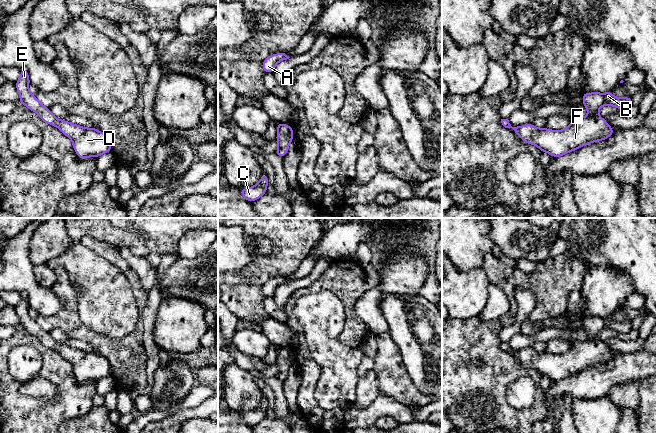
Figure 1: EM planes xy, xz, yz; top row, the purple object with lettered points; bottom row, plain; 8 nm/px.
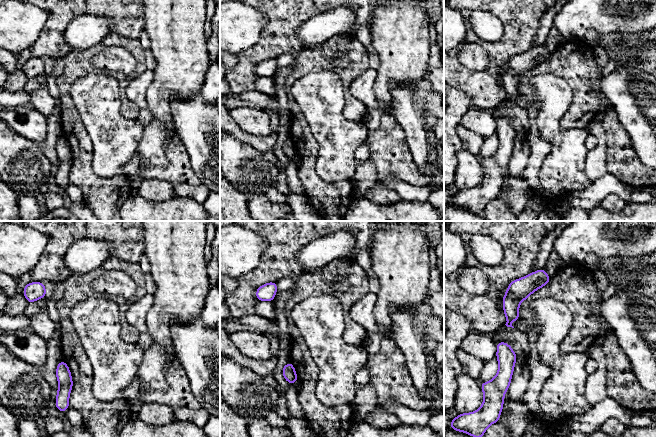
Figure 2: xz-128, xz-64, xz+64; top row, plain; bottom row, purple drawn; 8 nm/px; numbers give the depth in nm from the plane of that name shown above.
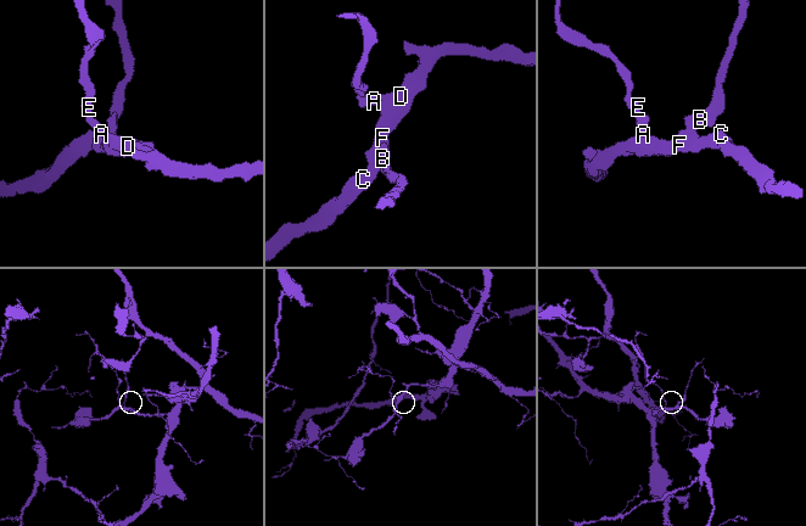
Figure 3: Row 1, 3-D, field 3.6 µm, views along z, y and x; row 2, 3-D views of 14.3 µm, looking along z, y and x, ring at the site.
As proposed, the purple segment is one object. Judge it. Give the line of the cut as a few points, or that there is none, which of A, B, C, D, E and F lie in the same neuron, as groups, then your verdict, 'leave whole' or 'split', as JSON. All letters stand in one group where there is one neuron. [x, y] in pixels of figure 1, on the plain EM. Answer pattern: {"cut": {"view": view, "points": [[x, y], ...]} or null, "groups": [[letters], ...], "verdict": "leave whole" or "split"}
{"cut": null, "groups": [["A", "B", "C", "D", "E", "F"]], "verdict": "leave whole"}

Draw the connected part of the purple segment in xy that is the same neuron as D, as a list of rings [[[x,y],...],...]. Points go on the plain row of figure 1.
[[[21,292],[19,304],[15,307],[20,319],[19,326],[31,335],[36,336],[41,344],[47,348],[56,350],[73,367],[73,372],[80,383],[87,381],[99,381],[104,377],[111,376],[112,368],[109,361],[91,351],[85,352],[80,349],[57,343],[28,313],[30,308],[29,297]]]

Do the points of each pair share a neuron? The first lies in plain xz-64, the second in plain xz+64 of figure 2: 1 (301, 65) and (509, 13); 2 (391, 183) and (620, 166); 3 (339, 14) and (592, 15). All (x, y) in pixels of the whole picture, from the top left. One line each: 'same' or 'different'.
1: different
2: different
3: same

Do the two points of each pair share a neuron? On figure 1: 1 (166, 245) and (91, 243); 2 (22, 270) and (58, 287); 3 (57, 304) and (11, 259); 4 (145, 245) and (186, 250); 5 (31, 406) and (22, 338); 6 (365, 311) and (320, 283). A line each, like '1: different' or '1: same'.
1: different
2: different
3: same
4: different
5: same
6: different

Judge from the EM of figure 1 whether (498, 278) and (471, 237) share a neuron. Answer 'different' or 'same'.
different

